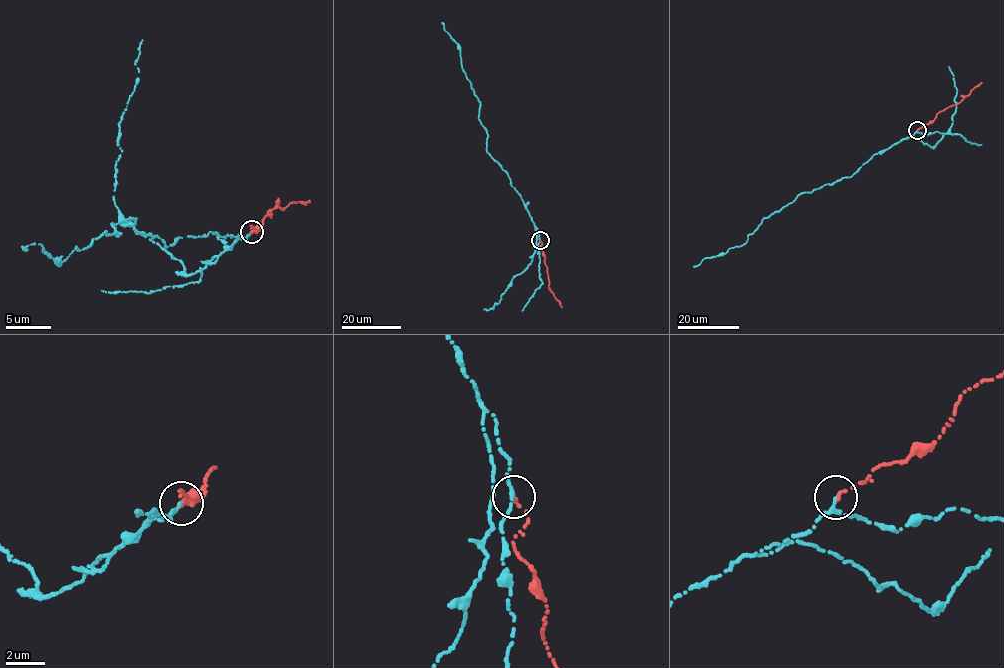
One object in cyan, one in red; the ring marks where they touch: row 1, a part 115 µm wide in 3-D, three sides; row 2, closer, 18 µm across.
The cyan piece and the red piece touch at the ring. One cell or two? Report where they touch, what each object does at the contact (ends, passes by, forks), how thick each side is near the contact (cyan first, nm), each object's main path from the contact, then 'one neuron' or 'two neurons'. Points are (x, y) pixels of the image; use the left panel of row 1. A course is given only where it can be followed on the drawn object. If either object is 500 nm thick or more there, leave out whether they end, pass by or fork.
at (251, 231); cyan passes by; red ends there; 170 nm thick on the cyan side, 190 nm on the other; cyan runs (252, 231), (166, 247), (128, 218), (58, 264), (40, 243), (21, 245); red runs (252, 231), (256, 232), (251, 226), (257, 232), (262, 228), (264, 217), (277, 207), (309, 201); one neuron

